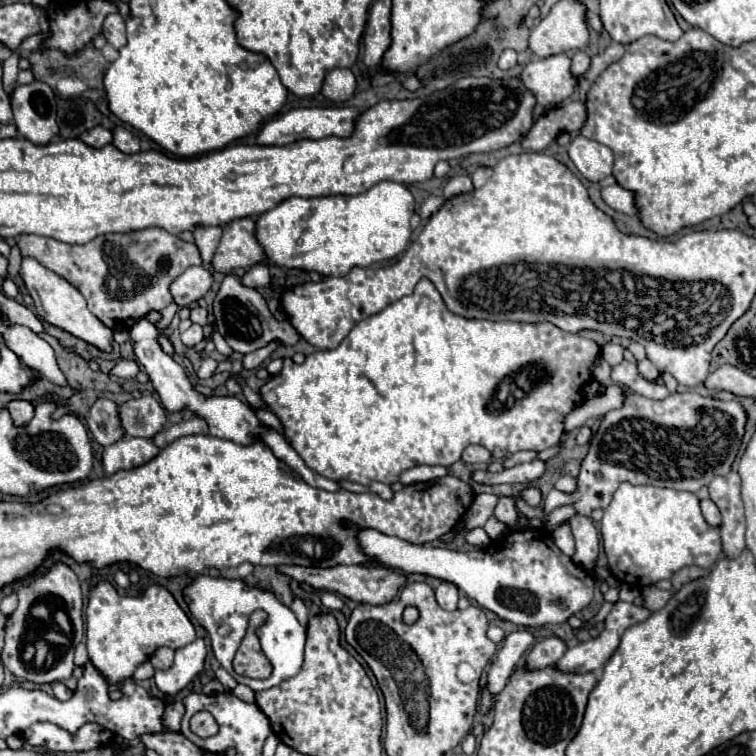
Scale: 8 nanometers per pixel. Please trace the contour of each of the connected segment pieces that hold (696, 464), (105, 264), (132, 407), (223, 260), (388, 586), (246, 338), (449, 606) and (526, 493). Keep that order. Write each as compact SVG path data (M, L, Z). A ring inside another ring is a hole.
M624 389L624 405L620 409L608 411L602 417L596 435L592 435L588 455L580 465L576 491L548 493L548 497L544 499L544 515L550 515L556 507L572 505L576 513L588 517L594 509L606 509L612 501L614 491L624 481L632 485L654 485L696 493L704 485L708 485L714 477L730 473L730 467L734 463L734 457L738 455L746 431L746 421L748 421L746 409L738 401L718 401L714 397L702 397L694 391L672 393L662 401L654 401Z
M142 229L142 231L132 231L132 233L108 233L92 239L90 243L84 245L68 245L62 241L56 241L52 237L42 237L42 235L20 235L18 237L18 247L22 257L32 257L46 269L54 271L56 275L64 277L72 287L76 287L86 303L88 309L110 329L114 331L128 331L138 319L146 317L150 311L162 311L172 303L170 297L170 281L178 277L184 269L192 265L202 265L200 251L194 243L186 243L176 235L170 235L164 229Z
M152 395L126 401L120 407L120 417L122 427L130 437L152 439L154 433L158 433L158 429L166 423L166 411Z
M250 217L234 219L224 225L222 241L214 253L212 269L216 273L234 273L236 269L248 269L264 259L264 251L254 237L254 221Z
M282 565L278 567L282 573L290 575L296 581L304 581L312 585L314 589L320 591L330 591L342 597L348 597L356 603L368 603L368 605L386 605L394 599L398 593L400 585L404 585L404 577L398 571L386 569L386 567L376 567L376 569L366 569L360 565L334 565L334 567L298 567L298 565Z
M234 275L224 277L212 309L214 309L214 323L218 325L220 335L236 353L242 353L242 355L252 353L254 349L268 345L272 339L280 339L284 345L294 345L300 339L298 331L288 321L280 323L270 315L264 297L256 289L246 289L240 283L240 279Z
M440 583L438 587L436 587L436 601L438 601L438 605L442 607L442 609L446 609L446 611L454 611L456 609L456 603L458 603L458 589L456 589L456 585L452 585L452 583Z
M526 485L526 489L520 493L520 497L522 497L524 501L528 501L528 505L538 505L540 499L542 499L540 489L534 487L534 485Z

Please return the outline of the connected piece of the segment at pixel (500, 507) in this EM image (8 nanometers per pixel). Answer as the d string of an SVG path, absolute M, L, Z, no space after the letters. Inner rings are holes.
M500 497L494 515L506 523L506 525L514 525L514 521L518 519L518 511L516 511L516 499L514 497Z

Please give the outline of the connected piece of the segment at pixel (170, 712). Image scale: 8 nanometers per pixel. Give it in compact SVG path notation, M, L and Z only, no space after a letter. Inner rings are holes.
M172 701L166 705L166 711L164 711L164 721L166 721L166 727L172 729L172 731L180 731L180 721L186 713L186 707L182 701Z

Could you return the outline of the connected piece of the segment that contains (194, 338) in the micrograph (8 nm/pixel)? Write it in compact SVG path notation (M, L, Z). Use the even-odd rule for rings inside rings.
M192 325L190 329L186 329L186 331L180 335L180 339L182 339L182 343L184 343L186 347L194 347L196 343L200 343L200 341L204 339L202 327L200 327L200 325Z

